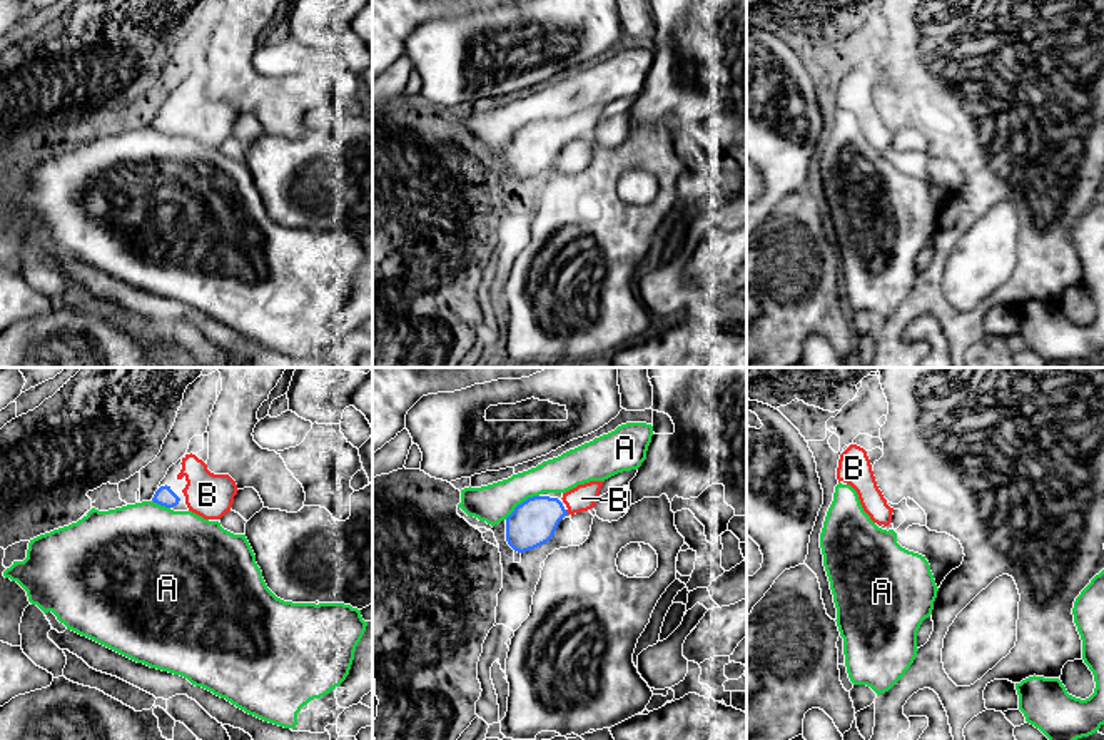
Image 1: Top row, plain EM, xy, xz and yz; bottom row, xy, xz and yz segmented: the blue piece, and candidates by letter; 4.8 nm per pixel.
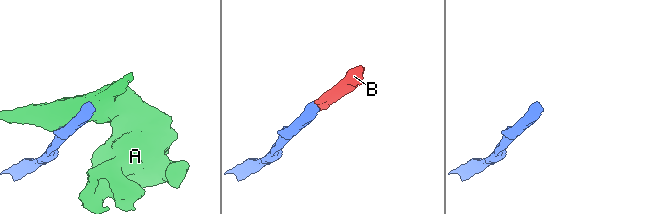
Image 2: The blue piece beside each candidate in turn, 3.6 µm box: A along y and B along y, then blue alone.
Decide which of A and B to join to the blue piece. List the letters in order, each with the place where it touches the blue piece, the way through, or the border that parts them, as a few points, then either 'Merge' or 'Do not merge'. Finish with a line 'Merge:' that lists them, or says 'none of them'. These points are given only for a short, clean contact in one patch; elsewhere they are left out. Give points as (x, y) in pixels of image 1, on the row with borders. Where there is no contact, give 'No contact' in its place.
A: Touches blue at xz (523, 501). Do not merge
B: Touches blue at xz (567, 511). Path across: xz (533, 523), (543, 513), (567, 511), (582, 498). Merge
Merge: B

